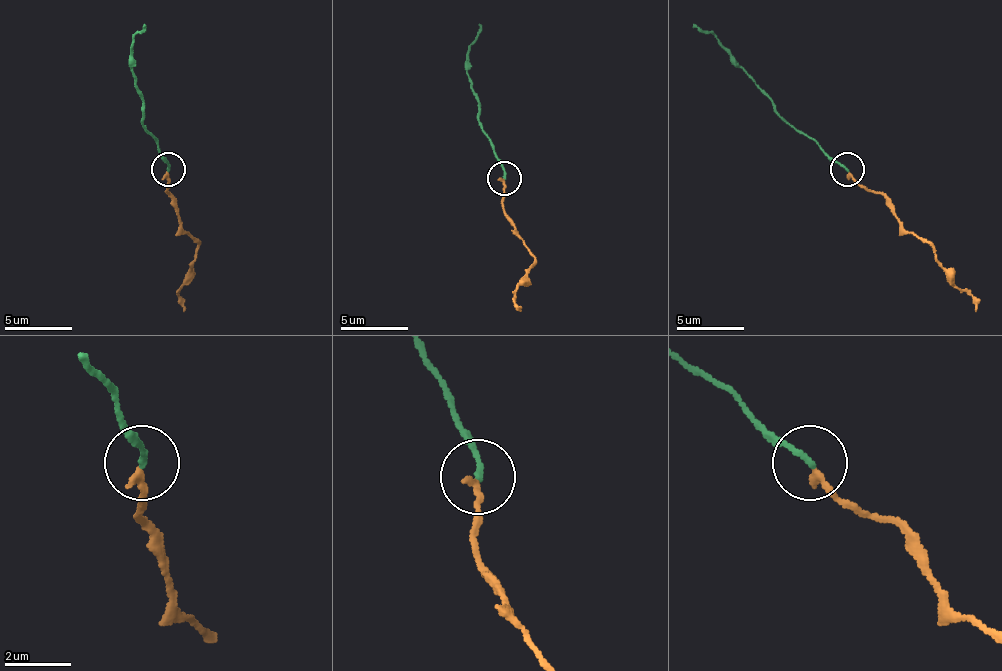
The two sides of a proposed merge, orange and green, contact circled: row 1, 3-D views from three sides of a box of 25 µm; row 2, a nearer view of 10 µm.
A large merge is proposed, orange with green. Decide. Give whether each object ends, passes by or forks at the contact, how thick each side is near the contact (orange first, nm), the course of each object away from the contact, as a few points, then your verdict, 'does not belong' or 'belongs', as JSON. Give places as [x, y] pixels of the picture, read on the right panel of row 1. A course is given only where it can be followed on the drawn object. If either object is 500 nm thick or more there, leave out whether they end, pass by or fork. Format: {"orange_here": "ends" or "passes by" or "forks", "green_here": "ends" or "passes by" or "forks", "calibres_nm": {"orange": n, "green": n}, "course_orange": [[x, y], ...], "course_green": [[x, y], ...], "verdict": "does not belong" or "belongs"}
{"orange_here": "ends", "green_here": "ends", "calibres_nm": {"orange": 190, "green": 180}, "course_orange": [[849, 172], [859, 185], [880, 192], [900, 223], [927, 243], [947, 277], [968, 294], [975, 311]], "course_green": [[846, 168], [788, 124], [768, 94], [720, 43], [693, 23]], "verdict": "belongs"}

